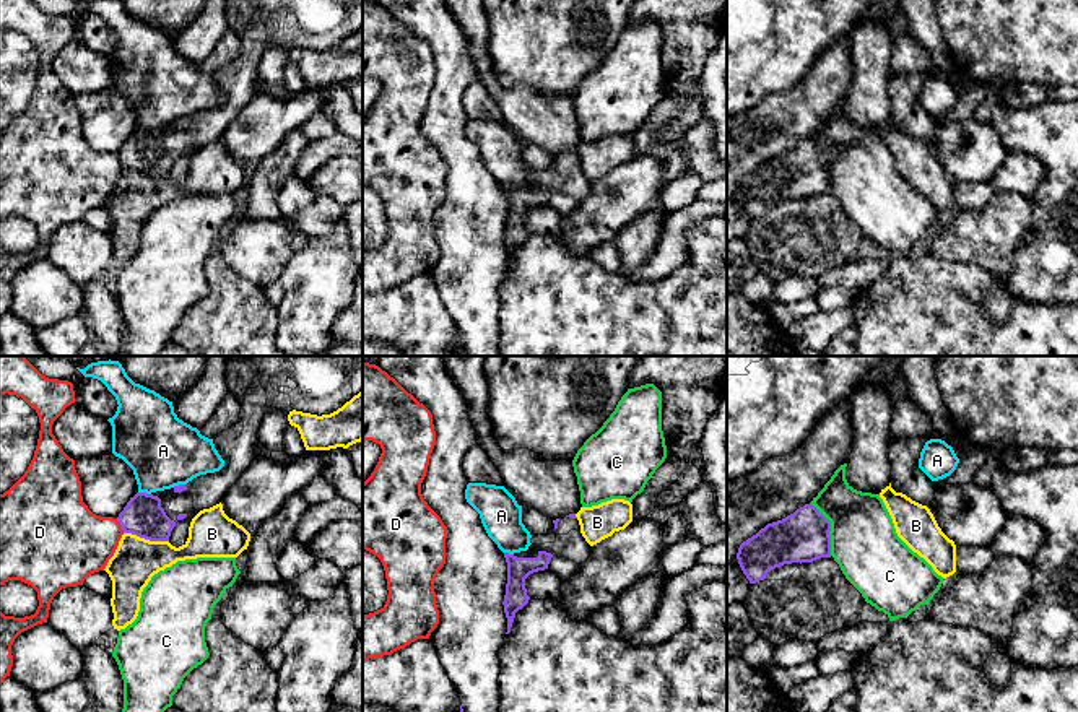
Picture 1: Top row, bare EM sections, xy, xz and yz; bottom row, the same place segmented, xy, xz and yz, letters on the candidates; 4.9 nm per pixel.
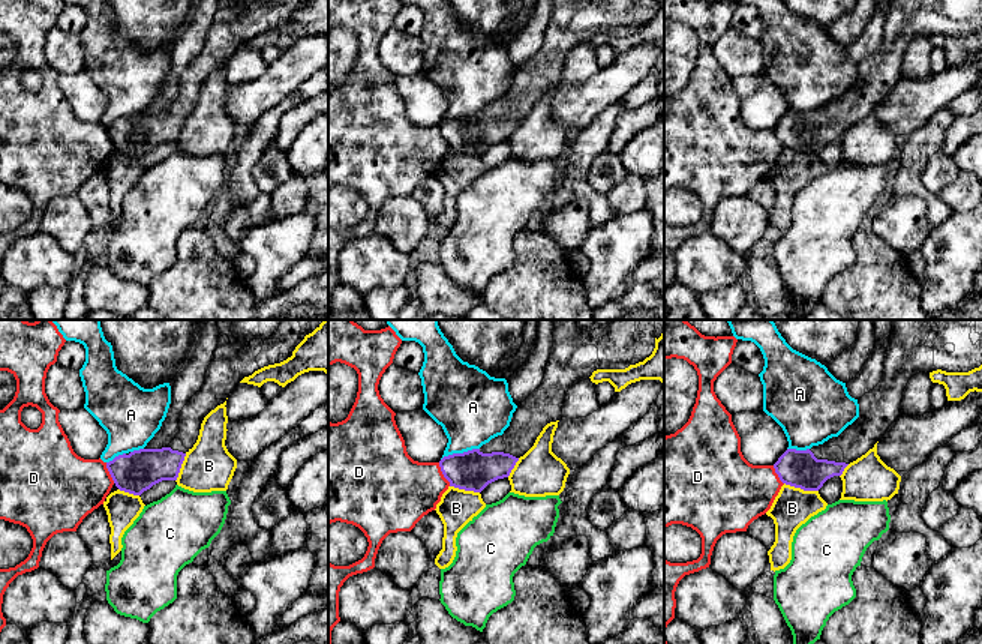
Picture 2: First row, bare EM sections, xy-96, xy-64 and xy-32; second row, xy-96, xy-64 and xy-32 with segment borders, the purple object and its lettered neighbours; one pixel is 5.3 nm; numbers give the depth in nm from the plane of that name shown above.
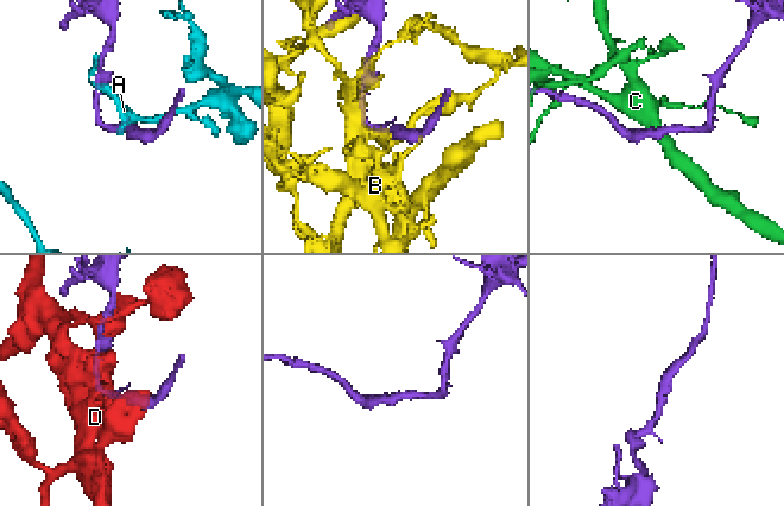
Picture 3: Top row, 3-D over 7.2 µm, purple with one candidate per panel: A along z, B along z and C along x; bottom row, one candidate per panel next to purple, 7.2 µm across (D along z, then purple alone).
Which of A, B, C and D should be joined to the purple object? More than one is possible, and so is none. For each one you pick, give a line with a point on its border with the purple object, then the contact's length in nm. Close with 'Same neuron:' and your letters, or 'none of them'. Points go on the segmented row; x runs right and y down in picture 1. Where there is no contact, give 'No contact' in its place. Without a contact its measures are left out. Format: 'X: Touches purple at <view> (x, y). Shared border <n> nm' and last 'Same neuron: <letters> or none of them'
Same neuron: none of them

